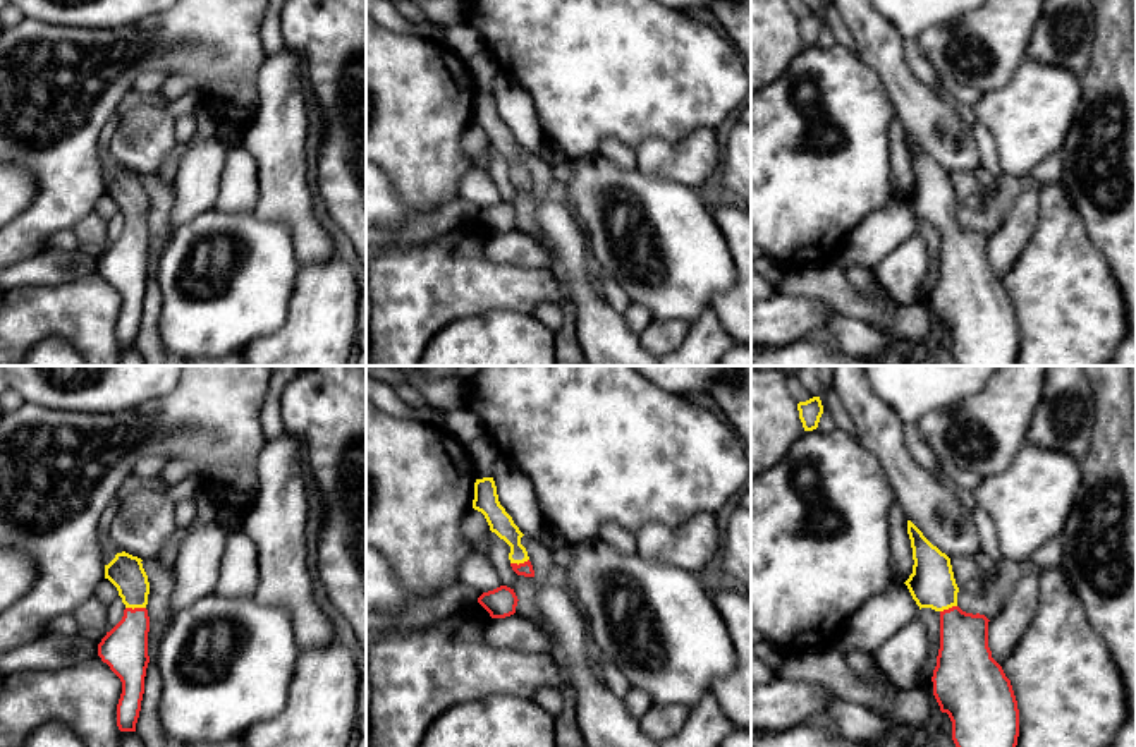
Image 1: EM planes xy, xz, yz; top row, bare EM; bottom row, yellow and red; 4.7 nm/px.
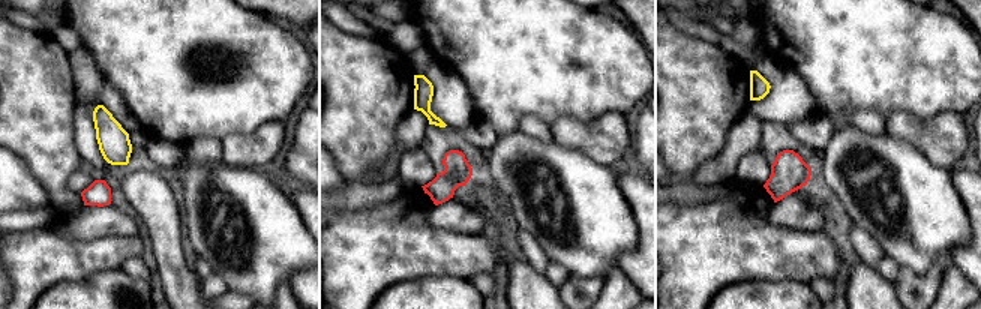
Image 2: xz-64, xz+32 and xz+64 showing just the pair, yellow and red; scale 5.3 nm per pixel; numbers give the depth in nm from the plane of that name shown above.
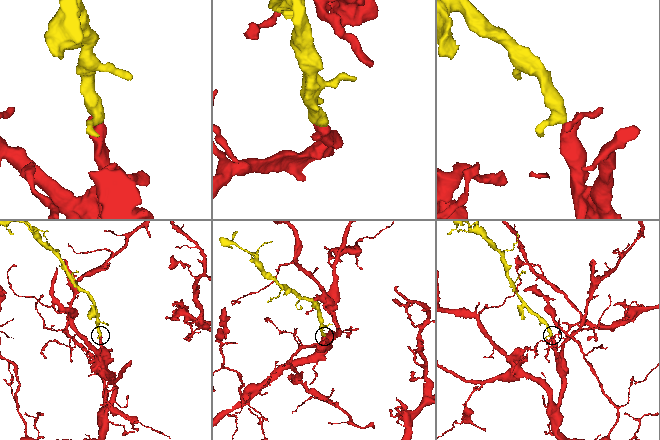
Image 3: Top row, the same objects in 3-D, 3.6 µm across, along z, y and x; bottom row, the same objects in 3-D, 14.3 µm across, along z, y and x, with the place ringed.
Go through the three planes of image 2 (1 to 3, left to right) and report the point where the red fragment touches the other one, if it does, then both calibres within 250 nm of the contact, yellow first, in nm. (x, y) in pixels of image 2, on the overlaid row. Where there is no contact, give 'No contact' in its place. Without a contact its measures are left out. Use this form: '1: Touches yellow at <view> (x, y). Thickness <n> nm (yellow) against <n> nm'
1: No contact
2: No contact
3: No contact

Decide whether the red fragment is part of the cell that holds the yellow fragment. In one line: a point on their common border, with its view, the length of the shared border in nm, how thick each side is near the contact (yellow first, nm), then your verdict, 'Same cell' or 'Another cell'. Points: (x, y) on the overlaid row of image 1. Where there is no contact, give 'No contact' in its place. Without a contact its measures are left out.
Touches yellow at xy (136, 607). Shared border 100 nm. Thickness 170 nm (yellow) against 220 nm. Same cell

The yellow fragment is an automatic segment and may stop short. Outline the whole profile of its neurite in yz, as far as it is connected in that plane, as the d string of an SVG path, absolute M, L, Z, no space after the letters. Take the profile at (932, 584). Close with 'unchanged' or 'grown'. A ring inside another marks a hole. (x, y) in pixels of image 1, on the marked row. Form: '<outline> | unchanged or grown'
M907 520L913 574L904 582L921 608L940 613L940 649L933 695L952 721L956 747L1016 747L1017 701L988 647L988 618L957 606L959 587L950 558Z | grown

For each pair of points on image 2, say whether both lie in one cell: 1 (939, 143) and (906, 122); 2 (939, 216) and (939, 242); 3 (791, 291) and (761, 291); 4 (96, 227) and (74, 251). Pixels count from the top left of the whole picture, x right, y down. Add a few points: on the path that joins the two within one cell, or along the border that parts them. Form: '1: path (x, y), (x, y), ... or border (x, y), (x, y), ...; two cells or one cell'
1: path (932, 137), (914, 129); one cell
2: path (939, 222), (939, 236); one cell
3: path (783, 291), (768, 291); one cell
4: border (53, 224), (71, 239), (119, 237); two cells

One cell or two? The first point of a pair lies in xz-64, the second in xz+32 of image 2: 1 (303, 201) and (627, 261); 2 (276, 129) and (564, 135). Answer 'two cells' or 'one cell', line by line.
1: one cell
2: one cell

